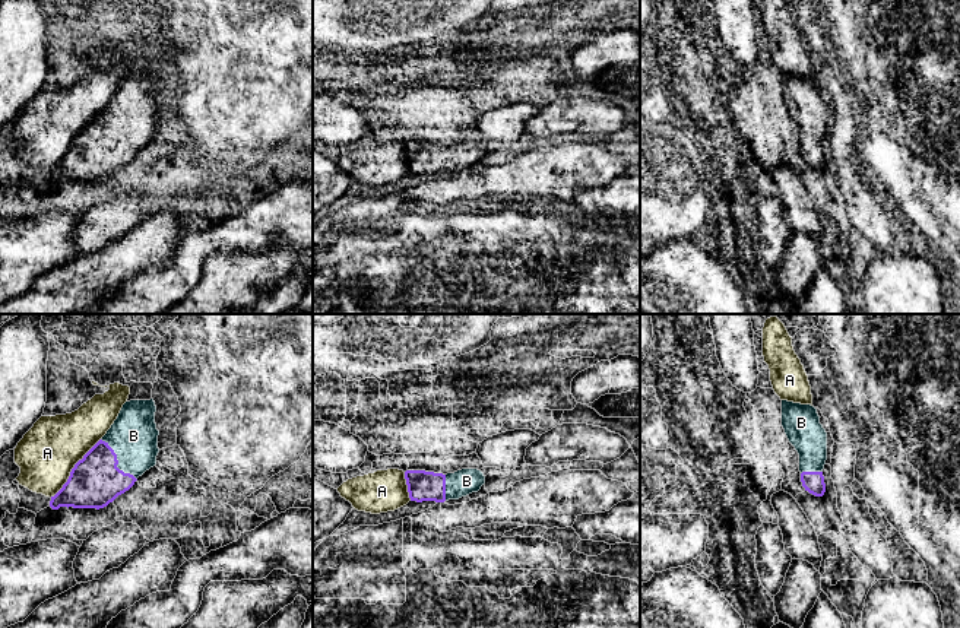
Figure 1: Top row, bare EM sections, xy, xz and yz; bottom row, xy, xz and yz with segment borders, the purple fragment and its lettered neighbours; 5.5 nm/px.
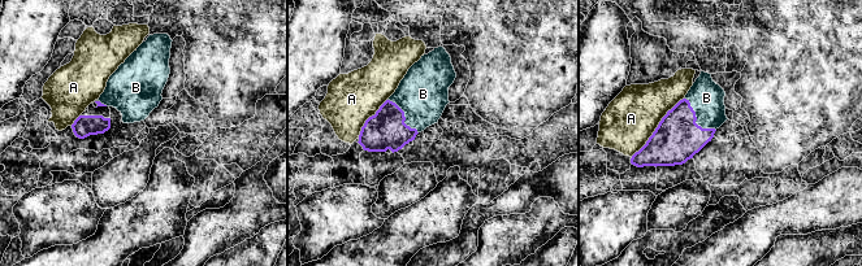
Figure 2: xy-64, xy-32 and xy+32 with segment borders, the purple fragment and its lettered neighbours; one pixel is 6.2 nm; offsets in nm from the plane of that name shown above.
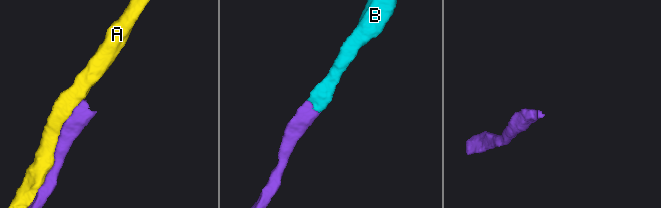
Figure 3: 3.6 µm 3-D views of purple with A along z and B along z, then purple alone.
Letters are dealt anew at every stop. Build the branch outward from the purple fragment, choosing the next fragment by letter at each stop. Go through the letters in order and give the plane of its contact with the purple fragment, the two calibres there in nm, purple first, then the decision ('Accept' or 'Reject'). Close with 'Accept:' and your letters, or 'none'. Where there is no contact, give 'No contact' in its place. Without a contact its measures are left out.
A: Touches purple in xy. Thickness 280 nm (purple) against 320 nm. Reject
B: Touches purple in xy. Thickness 280 nm (purple) against 260 nm. Accept
Accept: B

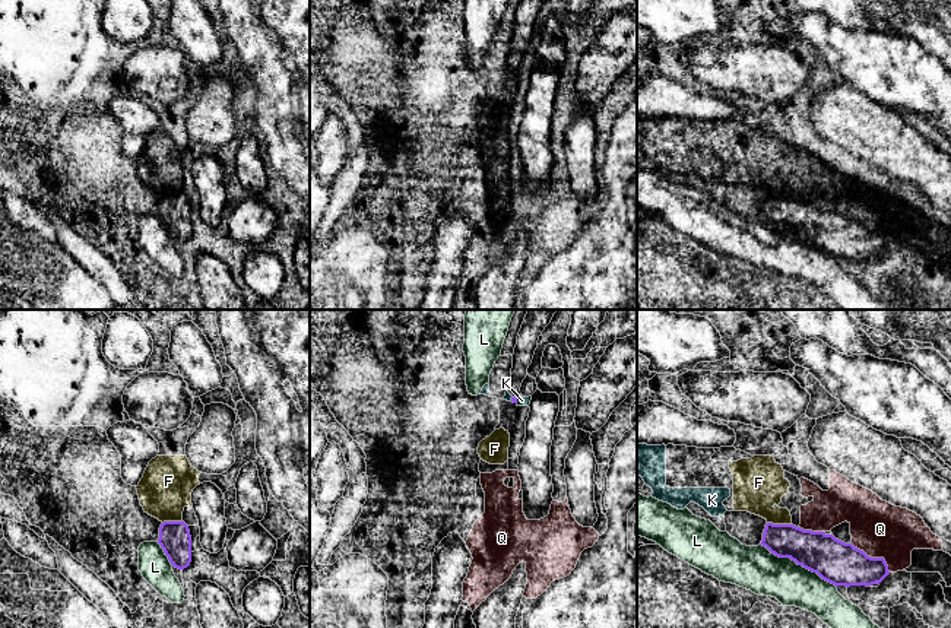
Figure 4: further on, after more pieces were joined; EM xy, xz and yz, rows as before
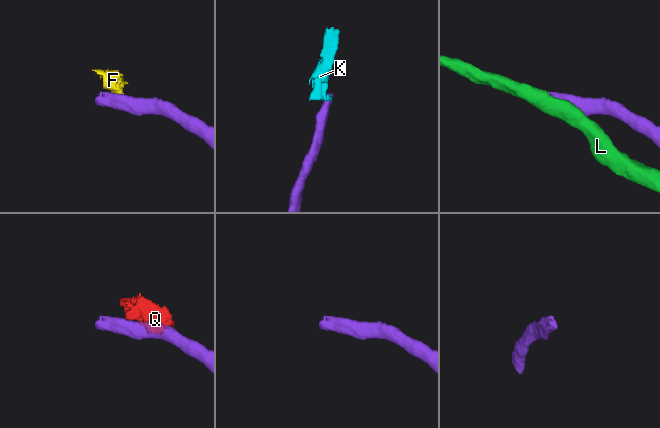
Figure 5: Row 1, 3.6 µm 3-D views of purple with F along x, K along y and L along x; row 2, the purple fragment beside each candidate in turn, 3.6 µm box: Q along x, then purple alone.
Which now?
F: Touches purple in yz. Thickness 220 nm (purple) against 280 nm. Reject
K: Touches purple in xz. Thickness 30 nm (purple) against 50 nm. Reject
L: Touches purple in yz. Thickness 240 nm (purple) against 240 nm. Reject
Q: Touches purple in yz. Thickness 240 nm (purple) against 300 nm. Reject
Accept: none

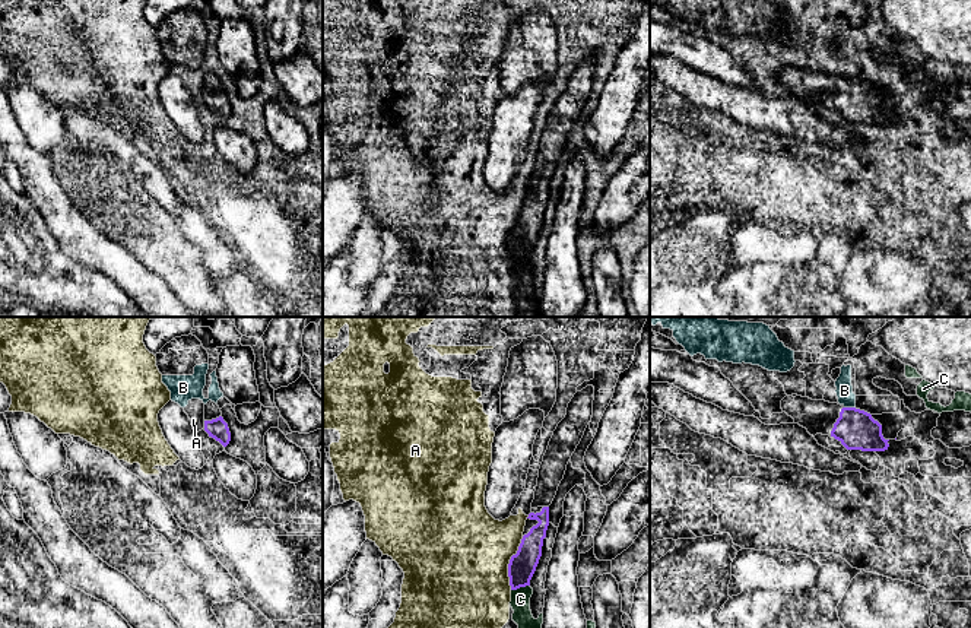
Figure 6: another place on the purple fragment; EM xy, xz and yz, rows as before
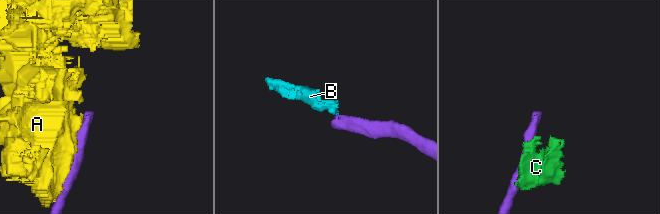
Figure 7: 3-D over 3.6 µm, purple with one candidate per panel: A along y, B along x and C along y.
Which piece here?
A: Touches purple in xz. Thickness 150 nm (purple) against 480 nm. Reject
B: Touches purple in yz. Thickness 220 nm (purple) against 100 nm. Reject
C: Touches purple in xz. Thickness 150 nm (purple) against 130 nm. Reject
Accept: none

